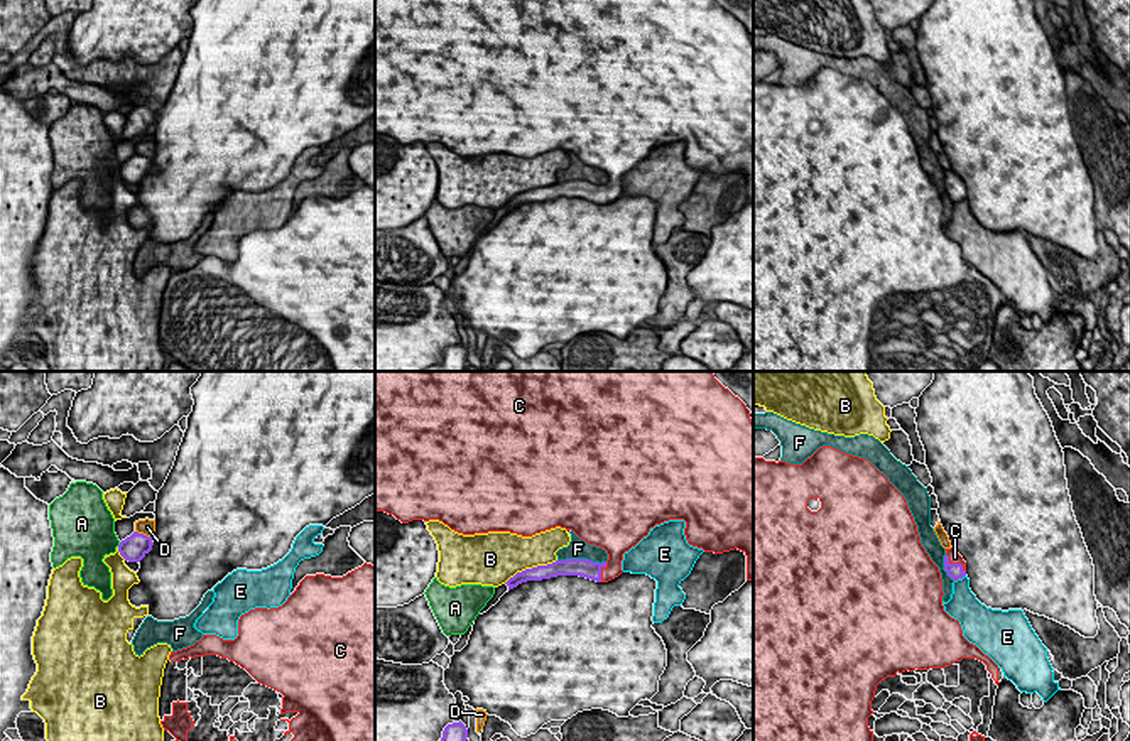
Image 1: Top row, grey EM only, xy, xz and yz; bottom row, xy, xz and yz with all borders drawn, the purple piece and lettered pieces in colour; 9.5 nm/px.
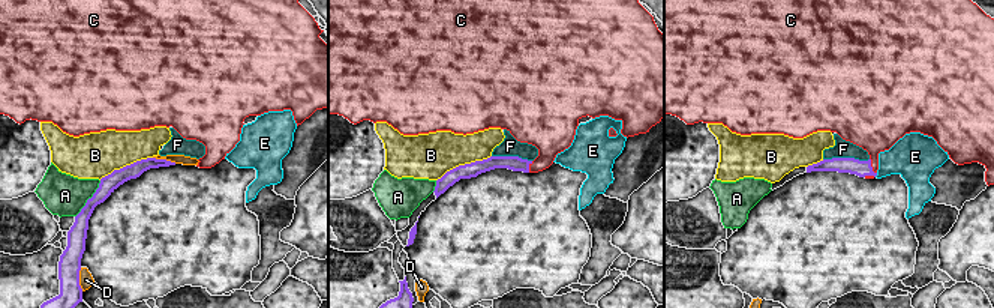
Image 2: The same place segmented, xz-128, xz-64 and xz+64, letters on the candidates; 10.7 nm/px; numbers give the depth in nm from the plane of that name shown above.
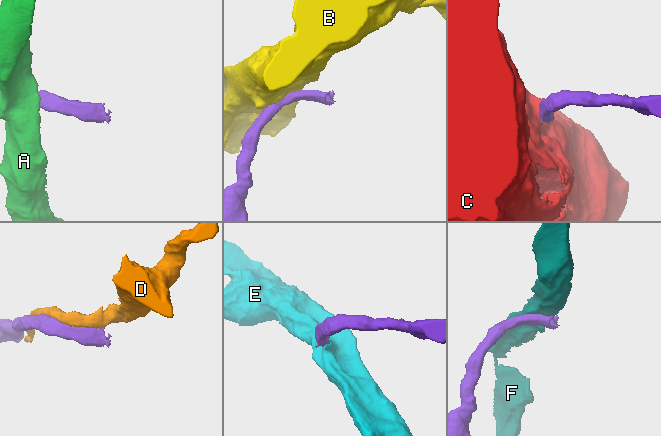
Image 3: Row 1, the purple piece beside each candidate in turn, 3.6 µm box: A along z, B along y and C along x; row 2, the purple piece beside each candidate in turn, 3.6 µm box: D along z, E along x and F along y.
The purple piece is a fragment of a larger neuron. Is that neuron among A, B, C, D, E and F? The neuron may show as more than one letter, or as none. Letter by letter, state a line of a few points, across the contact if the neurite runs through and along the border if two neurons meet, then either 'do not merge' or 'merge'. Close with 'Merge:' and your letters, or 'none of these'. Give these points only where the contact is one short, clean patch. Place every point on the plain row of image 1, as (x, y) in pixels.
A: do not merge
B: do not merge
C: line yz (955, 193), (955, 186), (955, 179); merge
D: do not merge
E: line yz (965, 196), (958, 201); do not merge
F: do not merge
Merge: C

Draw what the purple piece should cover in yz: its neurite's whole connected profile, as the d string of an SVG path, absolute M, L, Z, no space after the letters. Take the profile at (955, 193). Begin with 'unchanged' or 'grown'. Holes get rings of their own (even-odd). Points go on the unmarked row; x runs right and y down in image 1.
grown; M953 169L946 170L944 192L953 203L963 201L966 197L966 184Z

